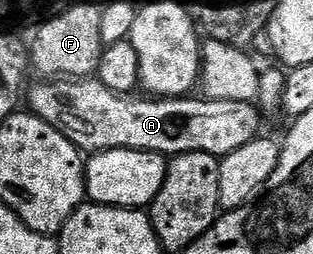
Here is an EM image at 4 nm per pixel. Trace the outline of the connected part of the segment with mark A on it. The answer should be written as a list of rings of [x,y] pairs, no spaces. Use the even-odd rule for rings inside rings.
[[[39,79],[36,85],[26,90],[25,101],[30,112],[37,114],[49,123],[65,139],[69,139],[84,154],[100,153],[106,149],[128,149],[129,151],[149,151],[161,153],[170,159],[178,153],[208,153],[220,159],[227,157],[237,147],[260,136],[258,104],[249,101],[230,101],[229,99],[204,99],[202,96],[161,97],[148,99],[146,96],[114,93],[98,79]]]

